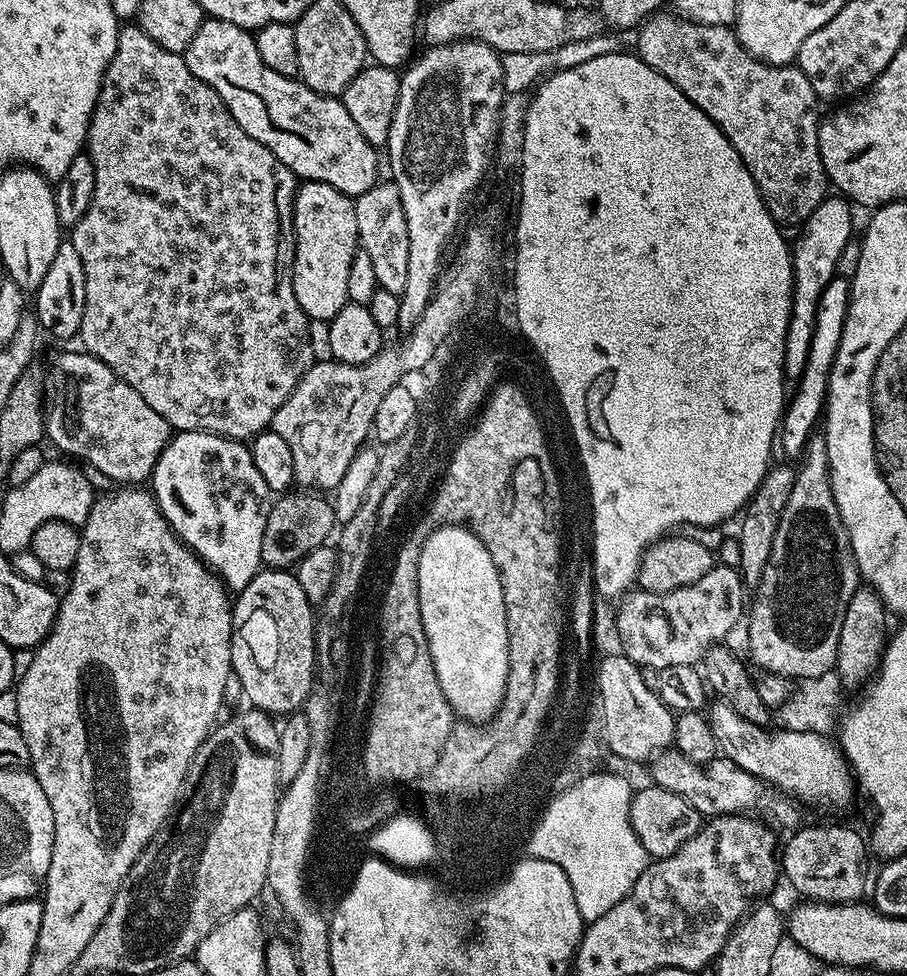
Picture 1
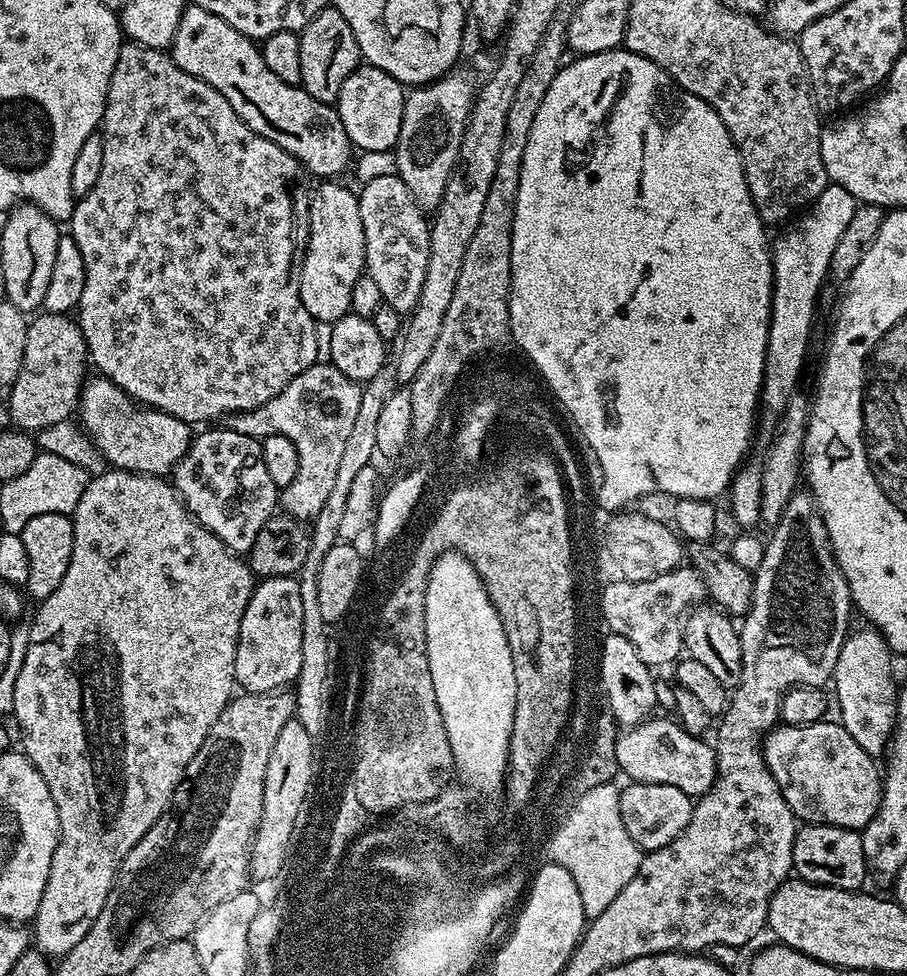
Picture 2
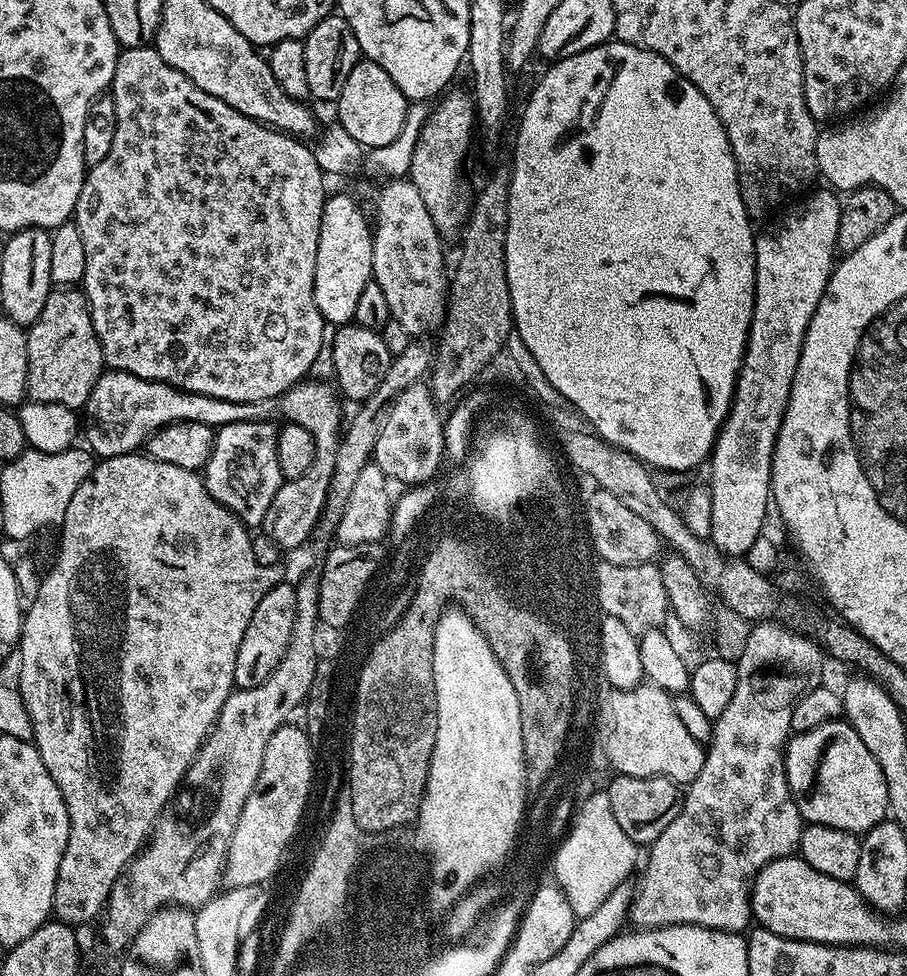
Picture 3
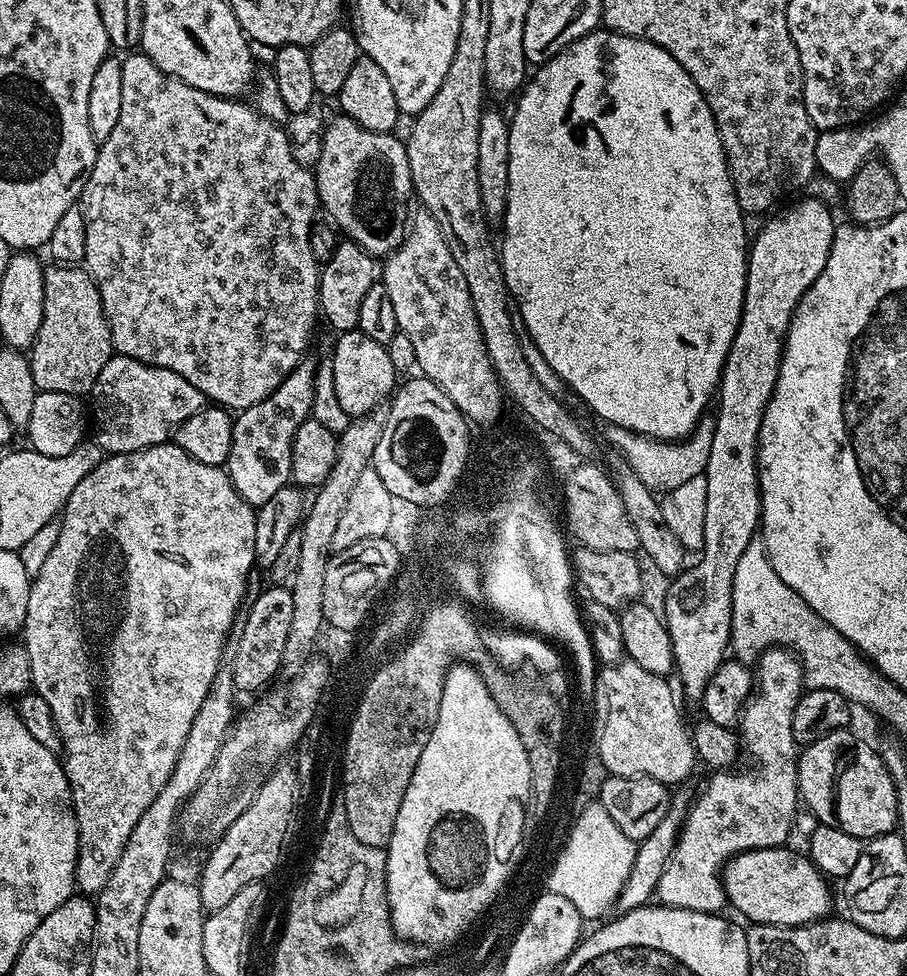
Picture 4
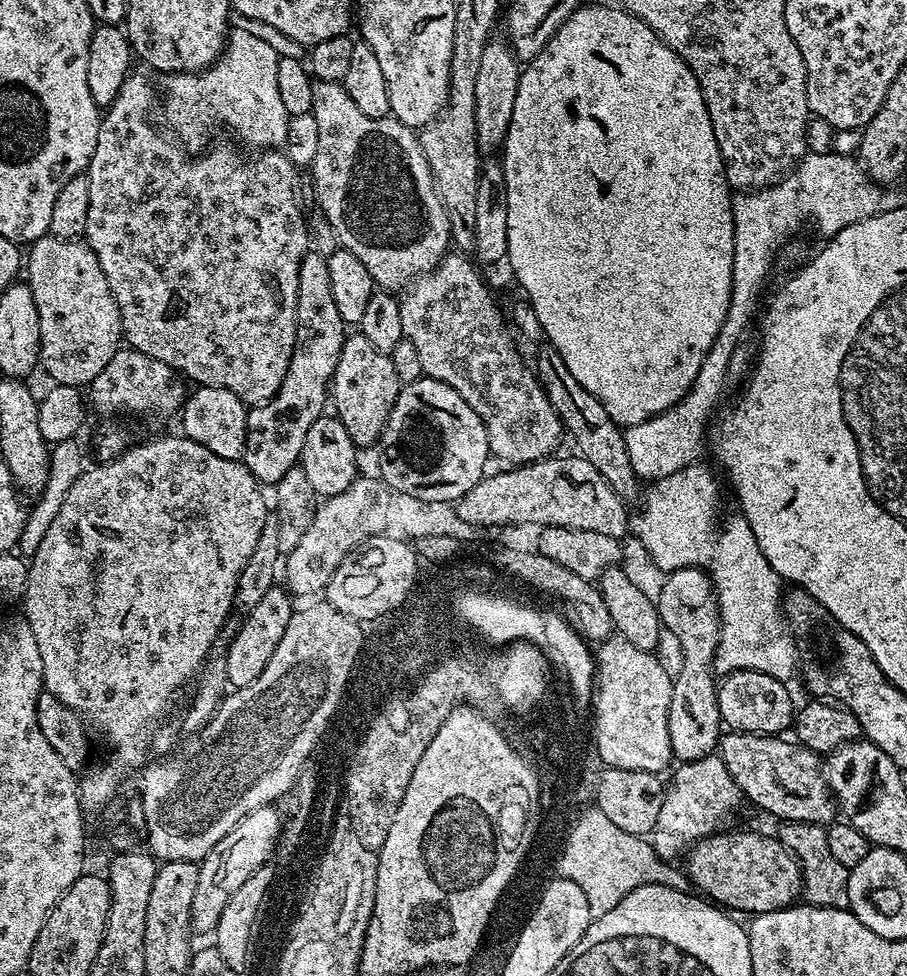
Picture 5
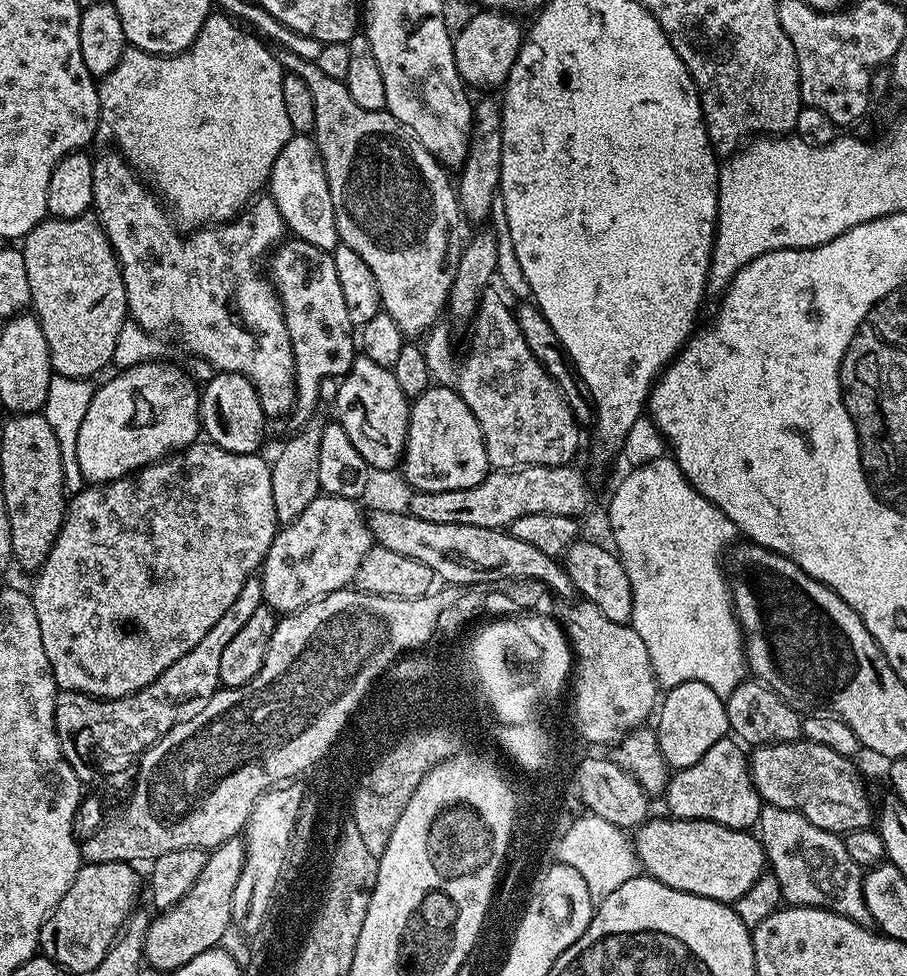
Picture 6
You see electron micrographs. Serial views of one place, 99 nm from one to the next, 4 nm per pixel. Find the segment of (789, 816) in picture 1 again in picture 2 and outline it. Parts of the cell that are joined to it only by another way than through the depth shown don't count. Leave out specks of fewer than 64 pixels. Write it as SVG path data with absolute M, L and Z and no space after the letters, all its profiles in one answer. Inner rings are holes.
M649 718L631 725L616 737L619 771L638 784L678 786L682 794L699 798L716 780L716 750L707 739L691 736L675 719Z

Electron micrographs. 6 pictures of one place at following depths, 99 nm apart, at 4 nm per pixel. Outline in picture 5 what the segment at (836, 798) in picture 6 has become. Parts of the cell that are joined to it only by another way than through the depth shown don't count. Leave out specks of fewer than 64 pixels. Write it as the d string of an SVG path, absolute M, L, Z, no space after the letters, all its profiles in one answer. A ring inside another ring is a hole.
M727 731L718 741L718 755L730 771L741 795L760 809L778 818L777 821L798 824L819 824L827 826L837 819L838 805L828 786L825 765L817 753L803 748L798 742L784 740L785 737L773 734L770 736L752 732Z

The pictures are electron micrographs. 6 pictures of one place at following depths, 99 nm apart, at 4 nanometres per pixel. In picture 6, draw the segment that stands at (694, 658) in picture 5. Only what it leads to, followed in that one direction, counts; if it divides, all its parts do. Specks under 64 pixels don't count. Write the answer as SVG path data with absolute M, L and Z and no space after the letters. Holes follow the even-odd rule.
M684 682L679 683L676 687L667 689L667 692L661 699L656 714L657 718L658 724L654 726L654 733L658 746L666 761L666 765L674 770L694 765L710 750L710 746L714 742L723 739L730 730L728 727L728 710L725 699L715 694L714 690L710 689L710 686L707 686L704 682Z

